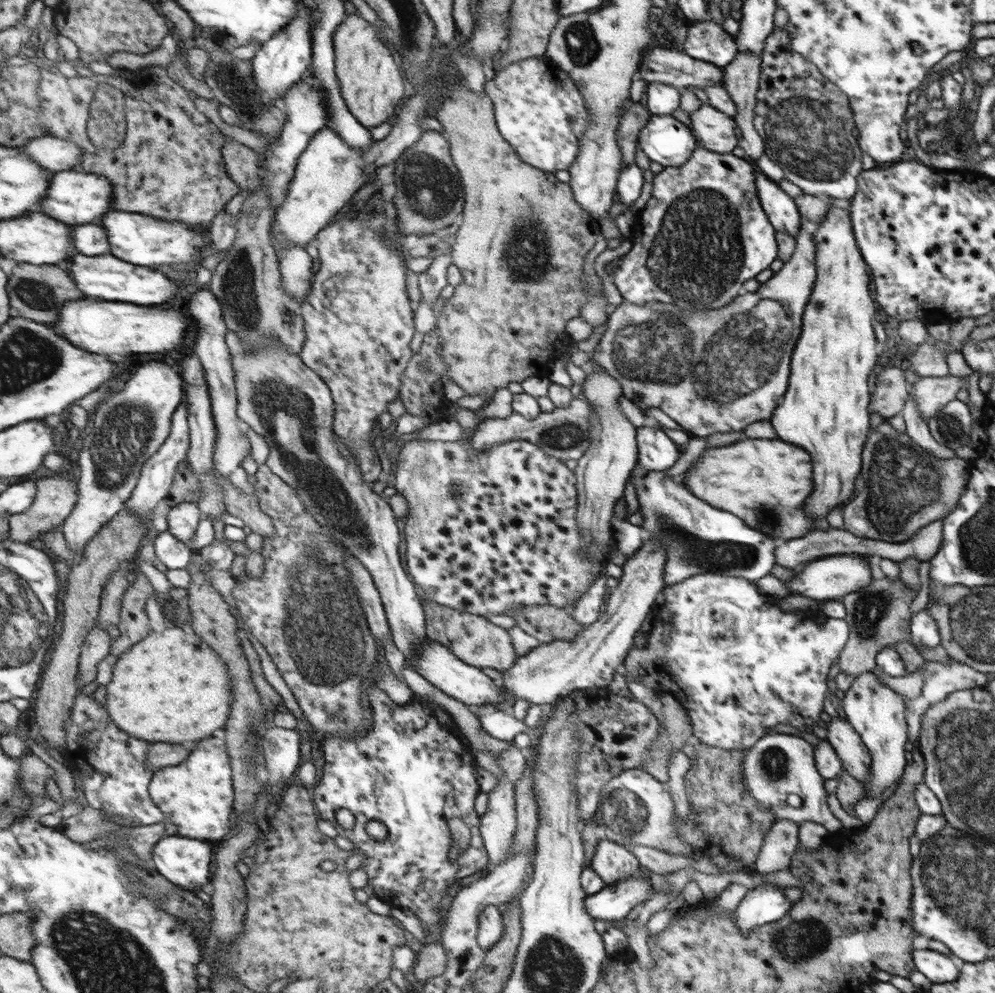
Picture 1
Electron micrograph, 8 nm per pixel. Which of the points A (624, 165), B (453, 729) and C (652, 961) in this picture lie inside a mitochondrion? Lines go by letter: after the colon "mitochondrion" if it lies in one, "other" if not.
A: other
B: other
C: other

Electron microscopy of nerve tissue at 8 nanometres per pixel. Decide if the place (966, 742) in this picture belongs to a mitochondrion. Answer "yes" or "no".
yes

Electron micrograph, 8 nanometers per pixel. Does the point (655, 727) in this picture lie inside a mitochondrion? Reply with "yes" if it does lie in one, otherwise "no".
no

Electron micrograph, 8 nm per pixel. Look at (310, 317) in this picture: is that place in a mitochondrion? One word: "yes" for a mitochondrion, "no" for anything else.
no

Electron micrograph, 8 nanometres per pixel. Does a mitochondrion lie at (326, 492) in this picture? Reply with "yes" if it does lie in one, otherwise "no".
yes

